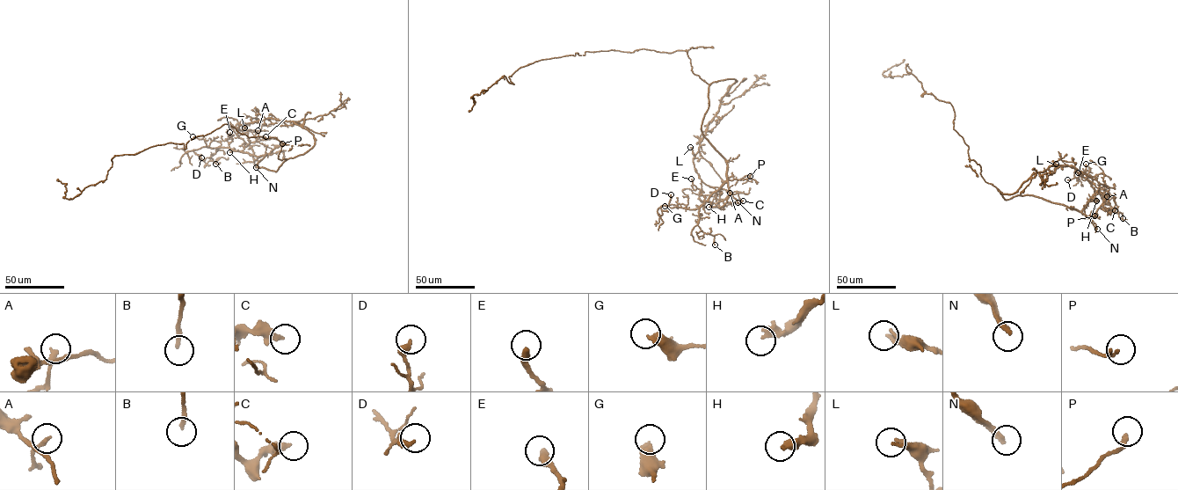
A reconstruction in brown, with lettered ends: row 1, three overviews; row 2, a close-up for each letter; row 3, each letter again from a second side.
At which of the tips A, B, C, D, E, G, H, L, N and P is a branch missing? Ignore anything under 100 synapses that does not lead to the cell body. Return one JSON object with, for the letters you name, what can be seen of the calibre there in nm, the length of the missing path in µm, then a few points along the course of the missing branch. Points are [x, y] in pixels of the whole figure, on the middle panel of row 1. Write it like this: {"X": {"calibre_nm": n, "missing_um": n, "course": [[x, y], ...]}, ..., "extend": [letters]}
{"N": {"calibre_nm": 240, "missing_um": 100, "course": [[738, 202], [745, 207], [750, 216], [751, 251], [730, 256], [706, 268]]}, "extend": ["N"]}

